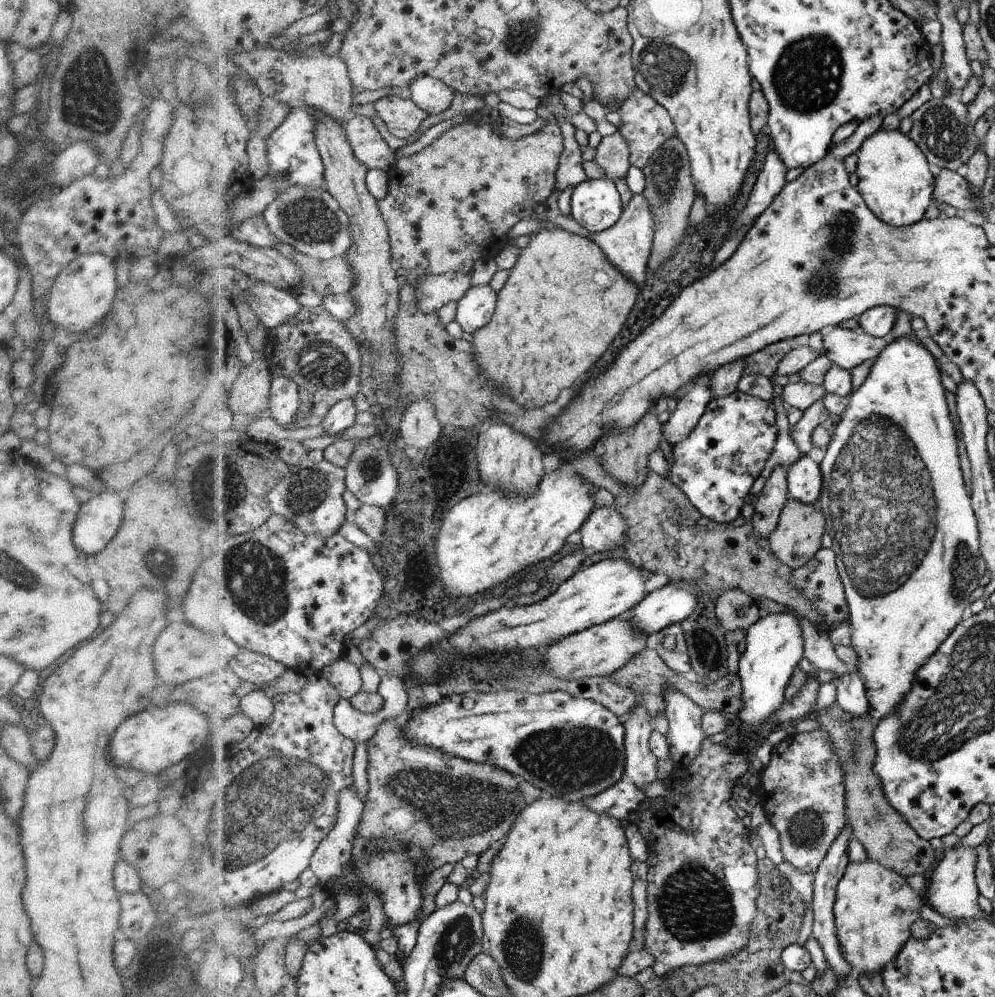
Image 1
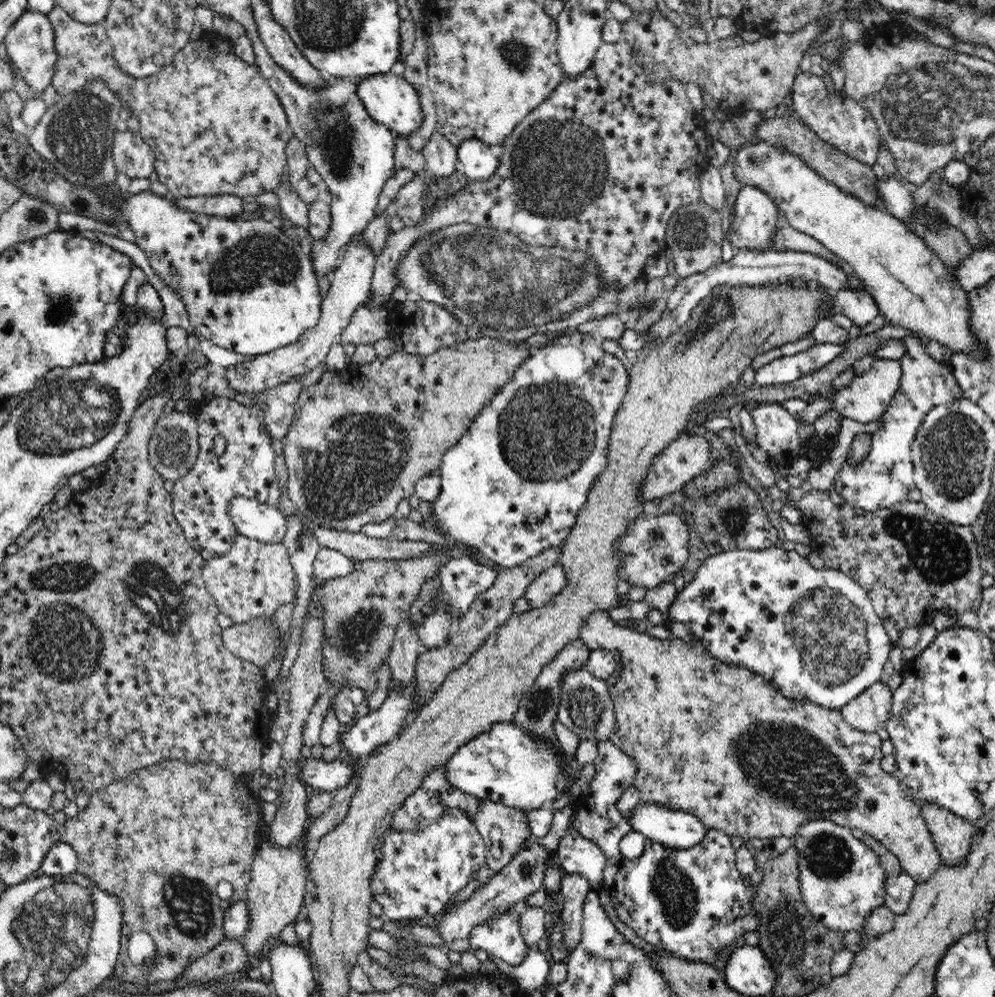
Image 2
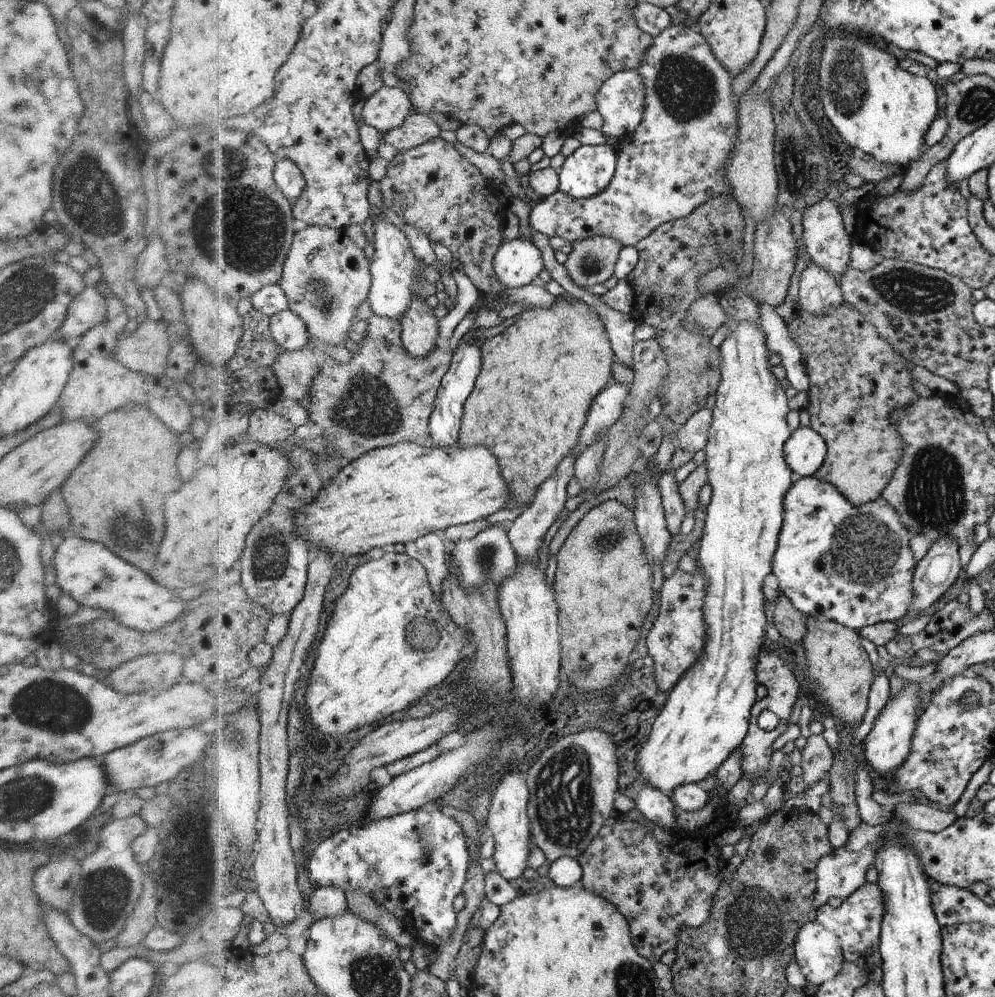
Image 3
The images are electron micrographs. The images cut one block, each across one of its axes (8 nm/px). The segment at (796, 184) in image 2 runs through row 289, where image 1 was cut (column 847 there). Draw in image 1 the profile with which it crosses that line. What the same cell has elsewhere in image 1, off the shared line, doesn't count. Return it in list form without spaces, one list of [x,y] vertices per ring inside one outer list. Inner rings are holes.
[[[876,861],[849,863],[836,886],[833,918],[845,961],[858,978],[863,973],[879,973],[912,937],[912,926],[921,920],[925,904],[904,877]]]

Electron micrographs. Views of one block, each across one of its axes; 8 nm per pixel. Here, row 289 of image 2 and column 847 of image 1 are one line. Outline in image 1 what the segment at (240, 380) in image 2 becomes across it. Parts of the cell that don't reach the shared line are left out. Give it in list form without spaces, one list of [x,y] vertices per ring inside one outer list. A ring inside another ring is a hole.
[[[836,327],[823,336],[823,353],[840,368],[852,371],[865,360],[876,359],[890,342],[895,340],[890,334],[872,337],[859,329],[848,330]]]

